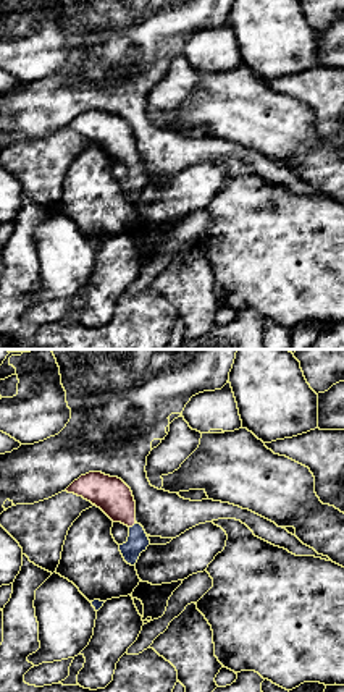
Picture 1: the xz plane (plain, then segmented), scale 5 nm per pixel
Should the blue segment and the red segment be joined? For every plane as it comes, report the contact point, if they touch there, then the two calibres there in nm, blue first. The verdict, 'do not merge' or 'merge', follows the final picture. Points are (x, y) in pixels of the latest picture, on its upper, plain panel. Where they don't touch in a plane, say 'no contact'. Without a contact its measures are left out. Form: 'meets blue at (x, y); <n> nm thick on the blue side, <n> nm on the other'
meets blue at (134, 162); 110 nm thick on the blue side, 180 nm on the other

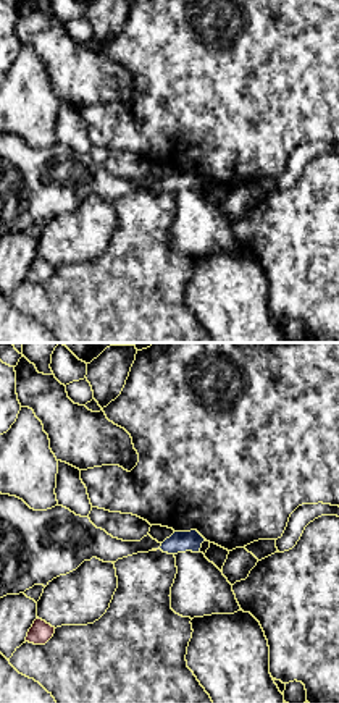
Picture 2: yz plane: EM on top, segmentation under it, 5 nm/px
no contact

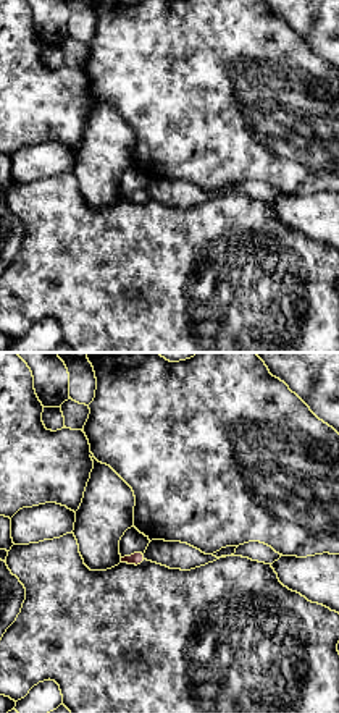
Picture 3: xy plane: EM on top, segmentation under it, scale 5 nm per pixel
no contact

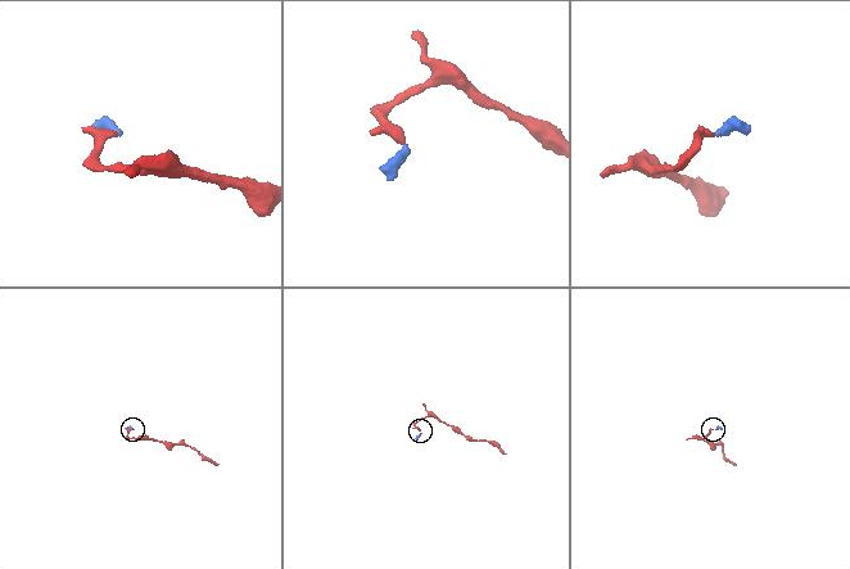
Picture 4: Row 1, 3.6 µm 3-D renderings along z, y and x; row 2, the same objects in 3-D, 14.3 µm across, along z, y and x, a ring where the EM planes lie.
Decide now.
merge

